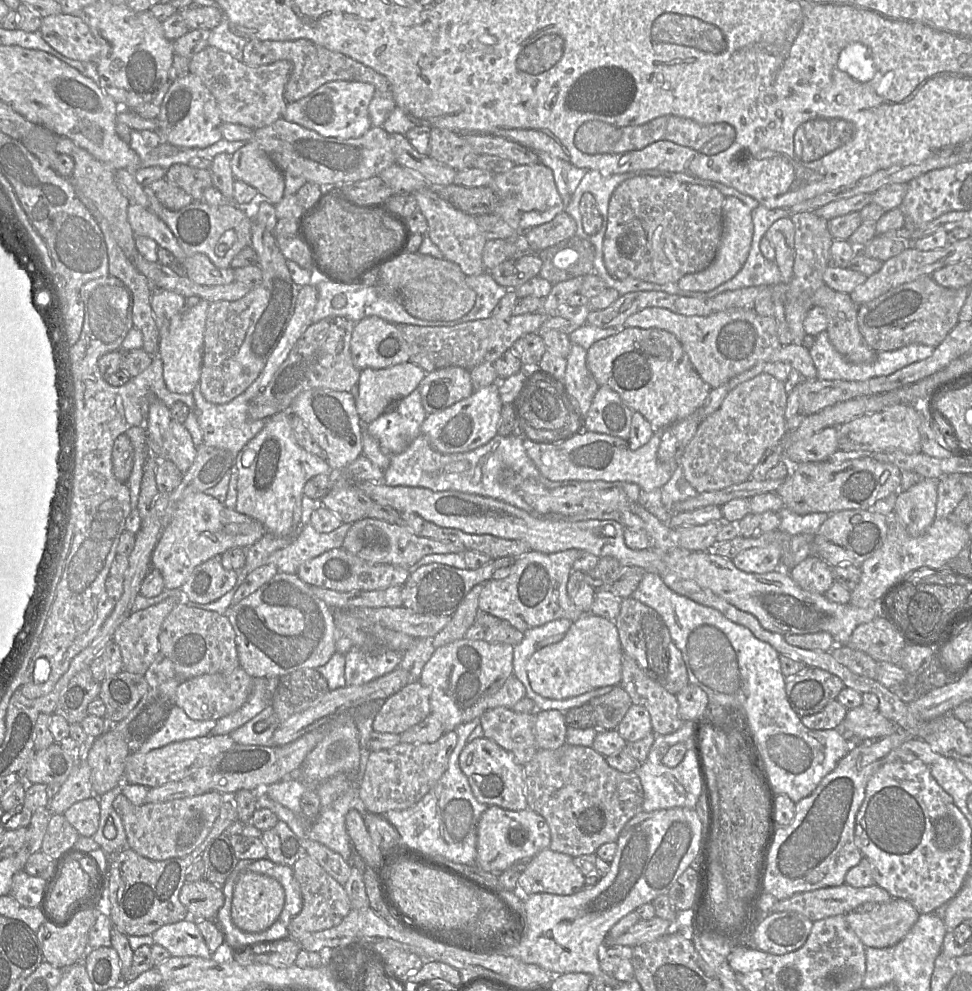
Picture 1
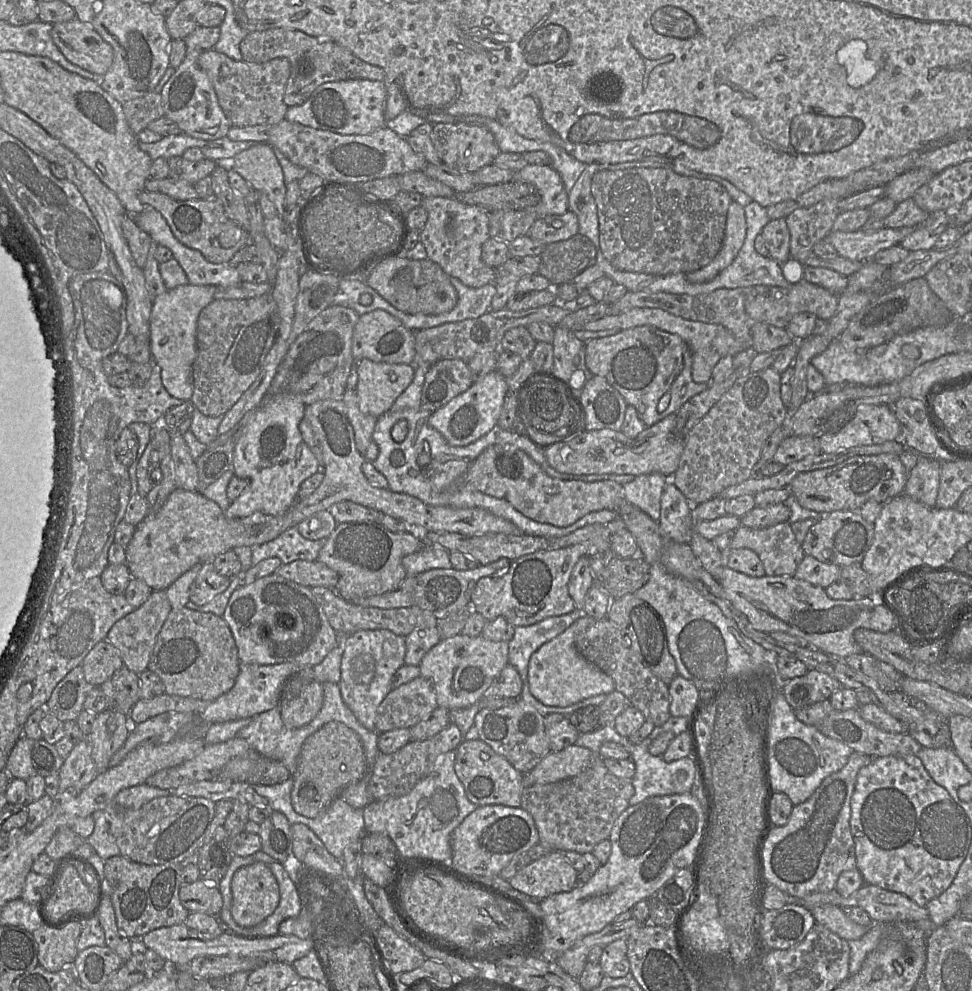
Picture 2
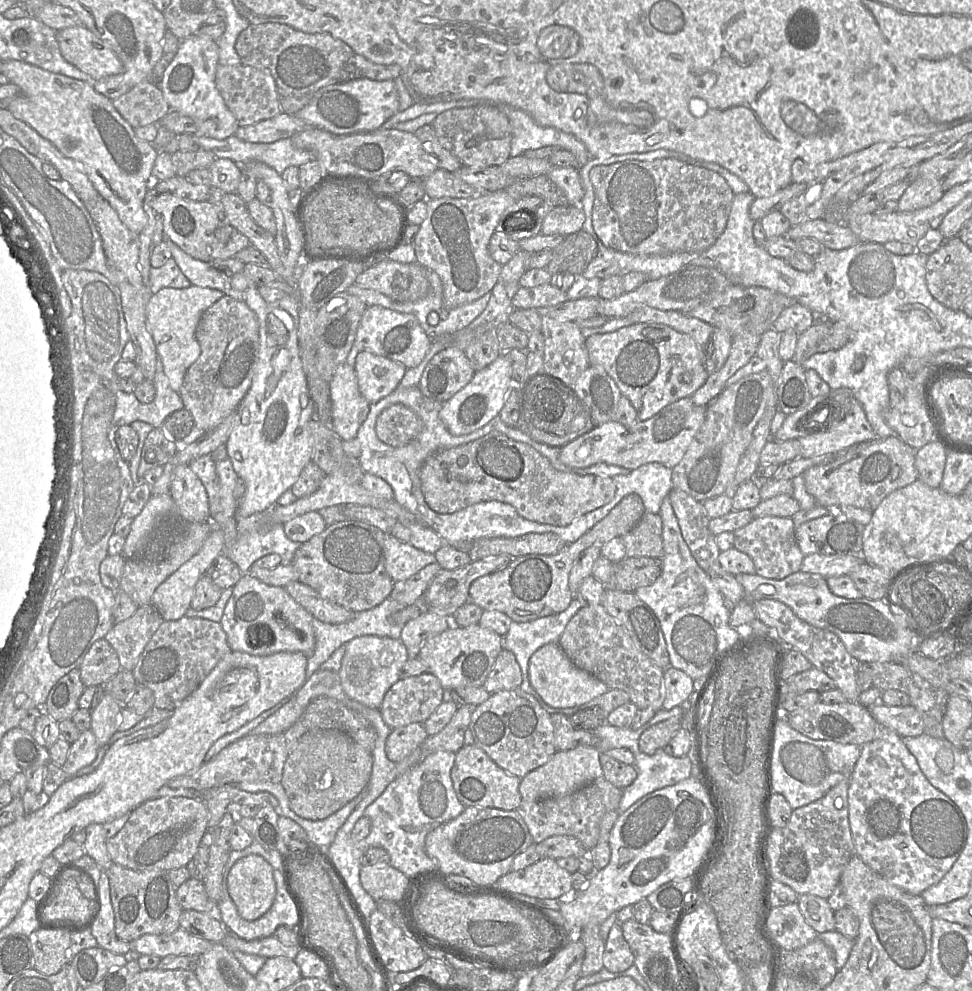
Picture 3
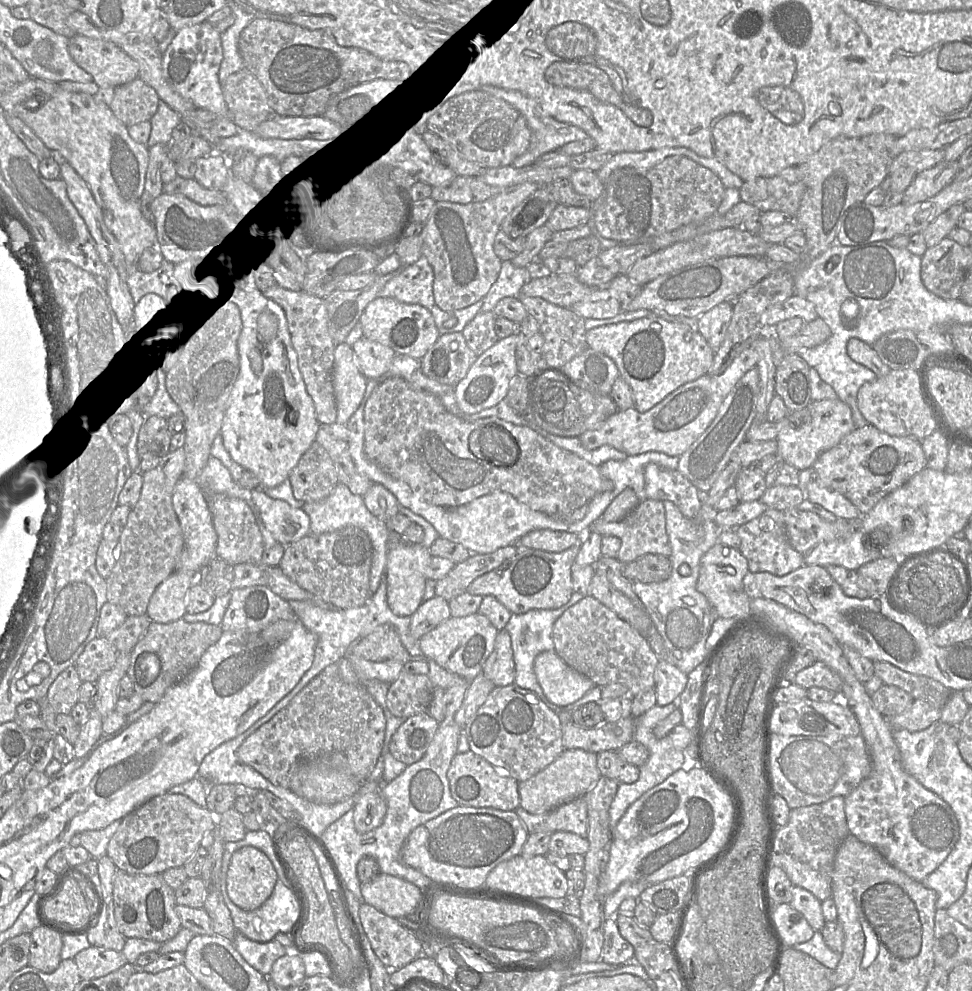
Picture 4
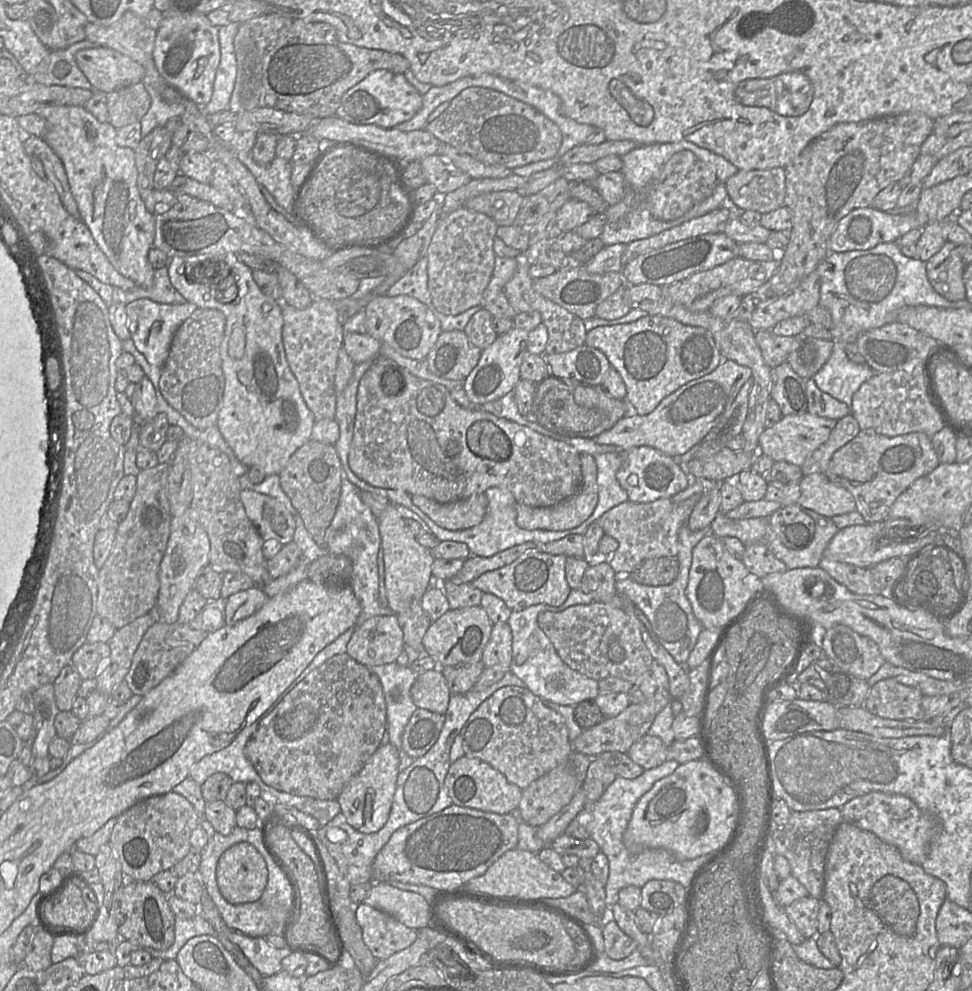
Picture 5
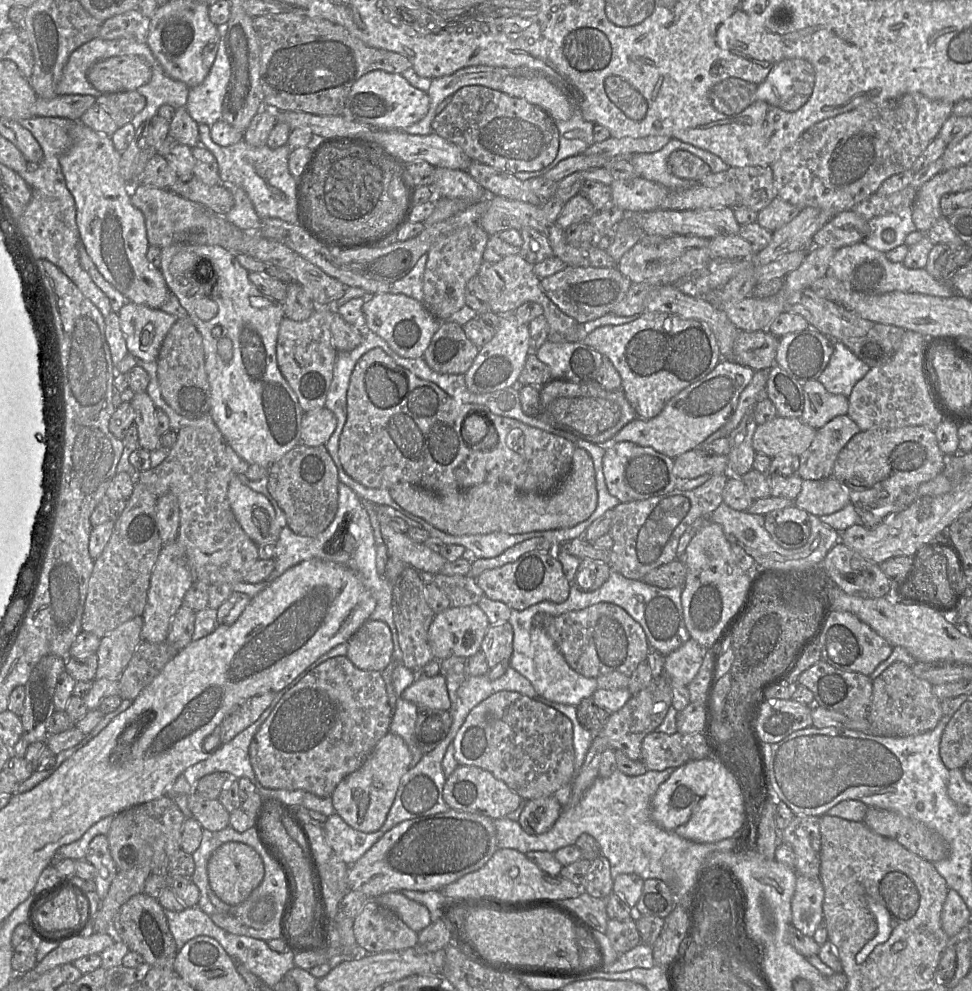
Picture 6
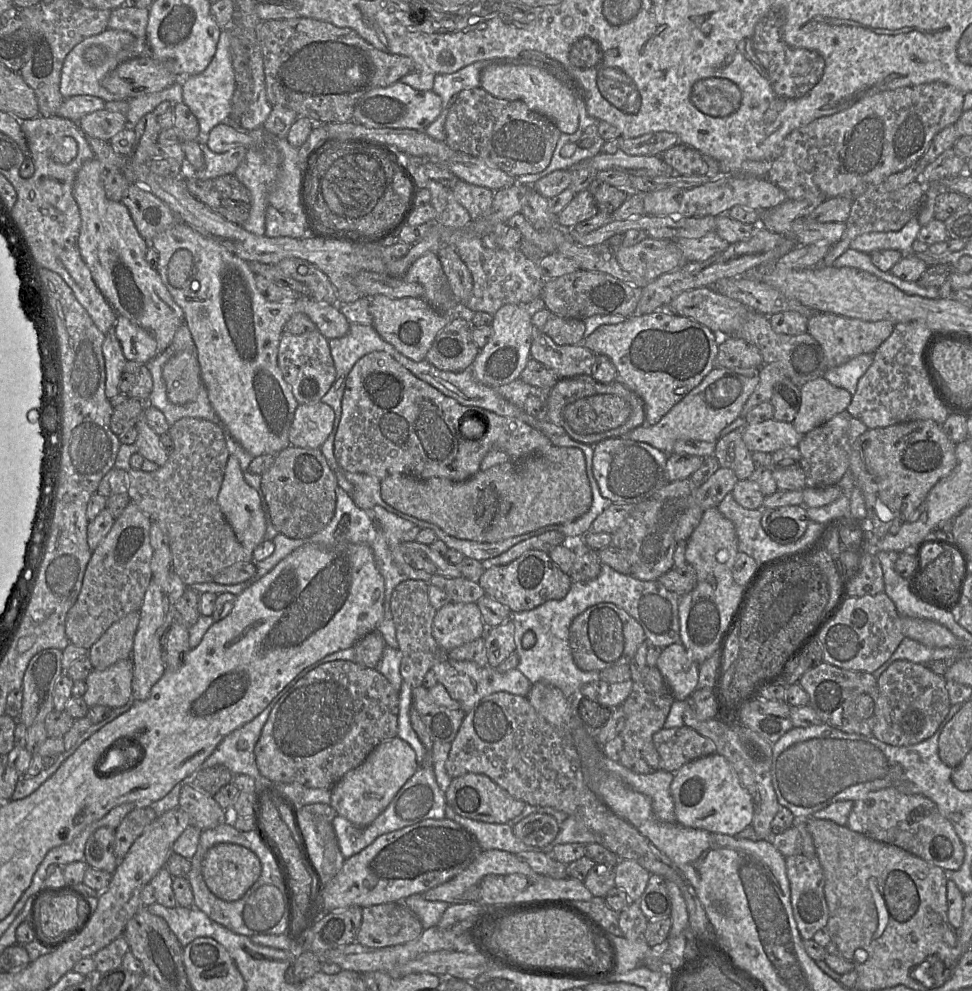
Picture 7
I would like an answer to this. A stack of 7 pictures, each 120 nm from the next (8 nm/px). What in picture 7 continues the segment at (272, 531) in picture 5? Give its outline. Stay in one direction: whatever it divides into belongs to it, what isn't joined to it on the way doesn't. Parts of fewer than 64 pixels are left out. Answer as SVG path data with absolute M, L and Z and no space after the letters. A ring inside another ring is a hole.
M230 455L227 460L217 502L238 541L246 550L253 552L264 541L266 532L265 514L257 490L247 484L243 477L239 461L233 455Z

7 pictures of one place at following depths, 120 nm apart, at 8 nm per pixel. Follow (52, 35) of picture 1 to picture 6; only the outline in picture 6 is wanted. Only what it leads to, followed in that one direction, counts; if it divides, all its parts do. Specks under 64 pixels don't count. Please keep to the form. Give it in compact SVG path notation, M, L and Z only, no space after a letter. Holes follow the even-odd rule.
M127 55L98 61L87 73L89 82L102 94L135 91L151 76L151 68L143 59Z

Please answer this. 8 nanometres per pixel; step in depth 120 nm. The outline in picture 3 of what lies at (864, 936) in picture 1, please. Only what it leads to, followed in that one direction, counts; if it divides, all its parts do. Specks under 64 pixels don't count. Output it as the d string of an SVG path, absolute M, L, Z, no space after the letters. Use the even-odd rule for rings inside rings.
M798 895L797 904L805 921L817 932L835 930L834 911L827 899L816 895Z

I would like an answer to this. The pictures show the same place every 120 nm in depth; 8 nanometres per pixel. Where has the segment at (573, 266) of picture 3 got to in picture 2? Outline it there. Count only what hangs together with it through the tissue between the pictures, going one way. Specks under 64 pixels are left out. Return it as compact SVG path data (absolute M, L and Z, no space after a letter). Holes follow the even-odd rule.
M578 232L569 239L547 244L540 257L538 273L551 283L551 287L557 287L570 283L584 270L595 265L597 250L587 236Z

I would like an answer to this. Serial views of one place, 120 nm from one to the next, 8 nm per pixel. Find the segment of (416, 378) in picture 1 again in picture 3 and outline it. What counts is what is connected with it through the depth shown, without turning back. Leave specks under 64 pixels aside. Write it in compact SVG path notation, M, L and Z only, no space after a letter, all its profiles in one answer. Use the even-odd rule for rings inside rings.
M360 351L355 360L359 390L370 404L390 395L399 386L406 370L402 363L368 351Z

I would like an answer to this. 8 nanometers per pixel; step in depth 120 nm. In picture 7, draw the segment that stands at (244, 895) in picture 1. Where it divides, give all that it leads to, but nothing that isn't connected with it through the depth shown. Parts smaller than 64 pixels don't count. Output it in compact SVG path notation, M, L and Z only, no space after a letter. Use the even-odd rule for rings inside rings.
M220 843L212 846L202 860L202 876L209 890L225 901L236 901L258 880L261 862L250 849L233 843Z

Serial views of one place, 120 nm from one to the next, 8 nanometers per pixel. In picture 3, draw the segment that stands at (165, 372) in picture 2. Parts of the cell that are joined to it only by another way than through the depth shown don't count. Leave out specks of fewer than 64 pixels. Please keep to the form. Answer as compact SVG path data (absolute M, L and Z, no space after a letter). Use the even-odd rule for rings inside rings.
M190 285L187 288L162 288L152 294L146 307L146 326L155 343L163 372L169 385L179 393L187 369L198 359L201 349L195 337L202 313L224 296L224 293L205 287Z

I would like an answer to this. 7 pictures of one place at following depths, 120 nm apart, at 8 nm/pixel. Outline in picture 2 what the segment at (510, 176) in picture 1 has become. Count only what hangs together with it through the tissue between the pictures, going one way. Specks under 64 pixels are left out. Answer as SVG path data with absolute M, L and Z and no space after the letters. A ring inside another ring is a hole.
M528 164L516 172L514 180L530 183L538 190L541 199L534 206L538 217L568 211L568 192L560 174L551 165Z

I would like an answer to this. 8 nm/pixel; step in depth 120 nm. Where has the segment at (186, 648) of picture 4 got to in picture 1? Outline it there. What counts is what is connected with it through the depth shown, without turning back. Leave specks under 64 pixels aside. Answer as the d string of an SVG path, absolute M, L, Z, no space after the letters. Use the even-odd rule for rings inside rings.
M177 603L163 621L160 653L170 659L182 680L204 674L231 673L239 665L235 633L227 615Z

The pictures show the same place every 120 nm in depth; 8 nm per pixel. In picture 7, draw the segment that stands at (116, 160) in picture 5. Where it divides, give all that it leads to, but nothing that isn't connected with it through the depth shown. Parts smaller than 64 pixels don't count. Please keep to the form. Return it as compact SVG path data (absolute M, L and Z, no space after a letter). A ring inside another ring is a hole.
M93 158L82 165L74 181L73 196L81 216L79 251L95 285L117 315L151 332L159 354L168 348L184 322L183 311L163 285L158 272L146 262L148 243L137 230L128 208L121 201L106 197L103 186L105 171L102 163Z

